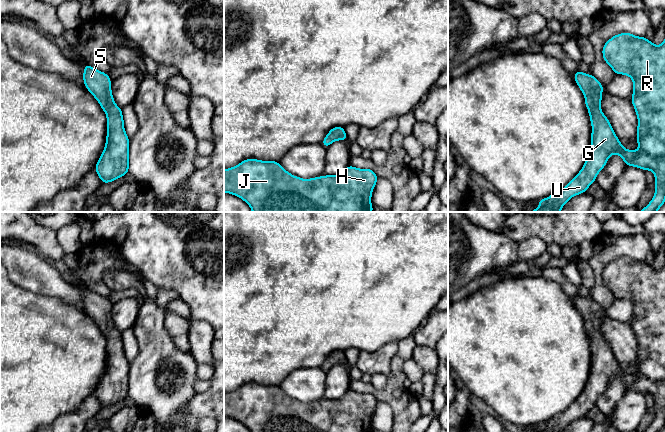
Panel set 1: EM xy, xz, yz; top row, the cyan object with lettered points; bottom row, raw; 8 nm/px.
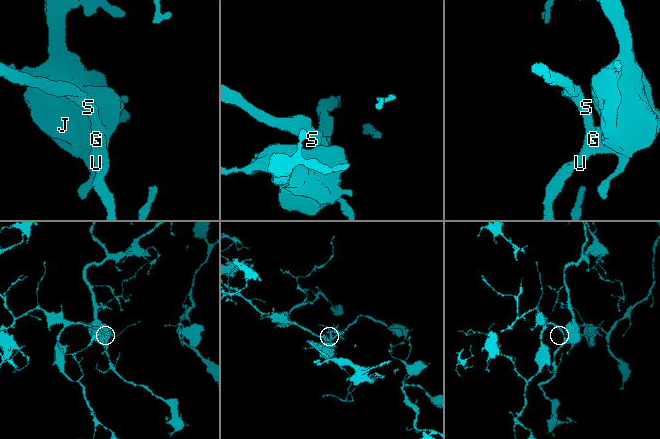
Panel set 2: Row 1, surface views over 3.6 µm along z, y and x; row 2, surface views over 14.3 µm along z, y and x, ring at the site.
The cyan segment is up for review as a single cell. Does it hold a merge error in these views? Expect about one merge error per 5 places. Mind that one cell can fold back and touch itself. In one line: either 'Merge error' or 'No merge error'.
No merge error

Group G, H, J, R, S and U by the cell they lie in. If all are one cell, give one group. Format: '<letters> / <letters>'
G H J R S U

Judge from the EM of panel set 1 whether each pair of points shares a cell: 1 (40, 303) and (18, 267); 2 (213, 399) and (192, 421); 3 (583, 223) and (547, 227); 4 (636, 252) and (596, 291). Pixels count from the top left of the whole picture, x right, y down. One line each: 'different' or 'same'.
1: different
2: same
3: same
4: same

